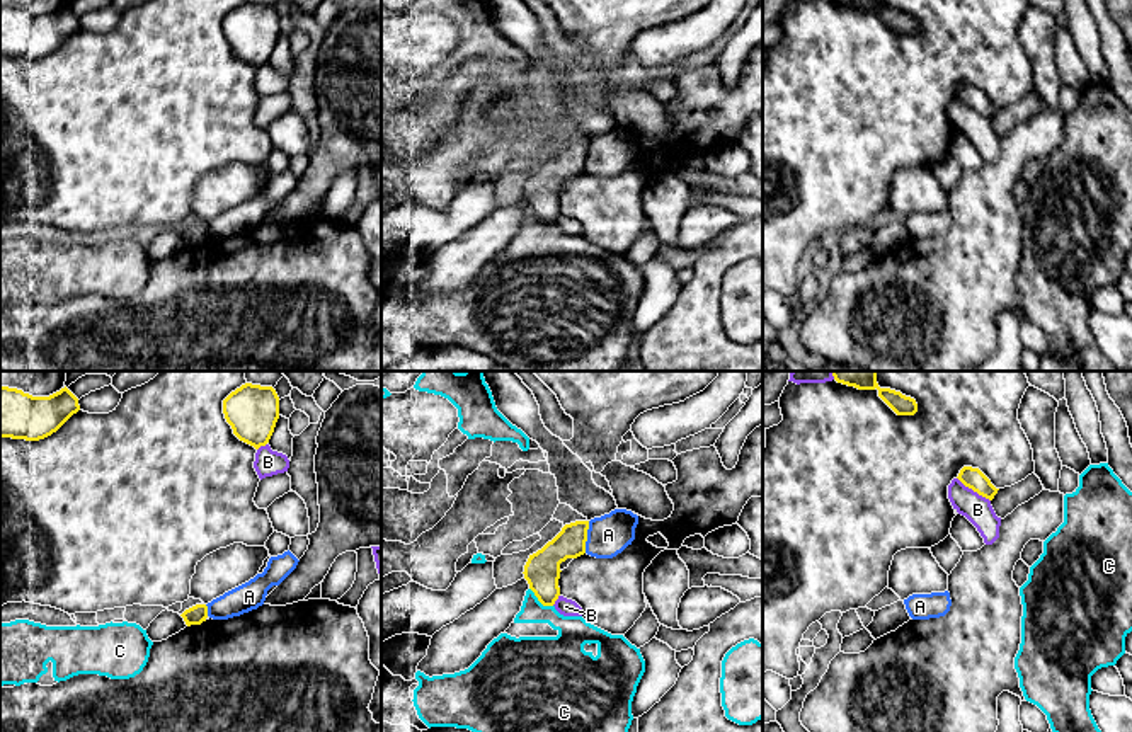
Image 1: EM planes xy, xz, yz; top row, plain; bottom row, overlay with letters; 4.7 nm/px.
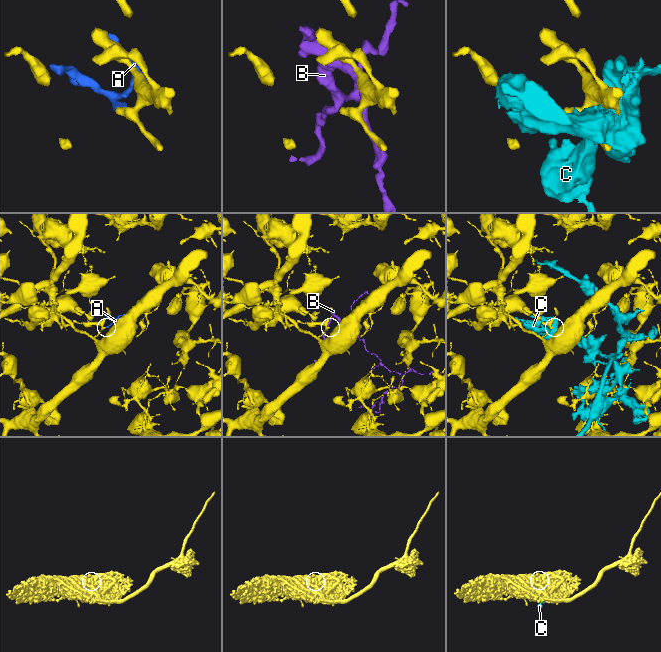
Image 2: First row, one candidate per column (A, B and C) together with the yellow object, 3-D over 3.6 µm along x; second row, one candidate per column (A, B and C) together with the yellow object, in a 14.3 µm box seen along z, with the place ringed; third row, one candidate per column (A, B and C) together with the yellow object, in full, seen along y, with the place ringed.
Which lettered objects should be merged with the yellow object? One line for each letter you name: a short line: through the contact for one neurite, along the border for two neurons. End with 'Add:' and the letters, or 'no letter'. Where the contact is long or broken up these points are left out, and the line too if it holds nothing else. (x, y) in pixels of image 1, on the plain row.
Add: no letter

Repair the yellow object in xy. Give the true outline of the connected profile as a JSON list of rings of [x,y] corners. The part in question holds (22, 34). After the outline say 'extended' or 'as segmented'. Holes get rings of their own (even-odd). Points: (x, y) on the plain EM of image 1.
[[[0,5],[0,56],[44,58],[78,29],[78,17],[66,5],[49,15]]]; as segmented

